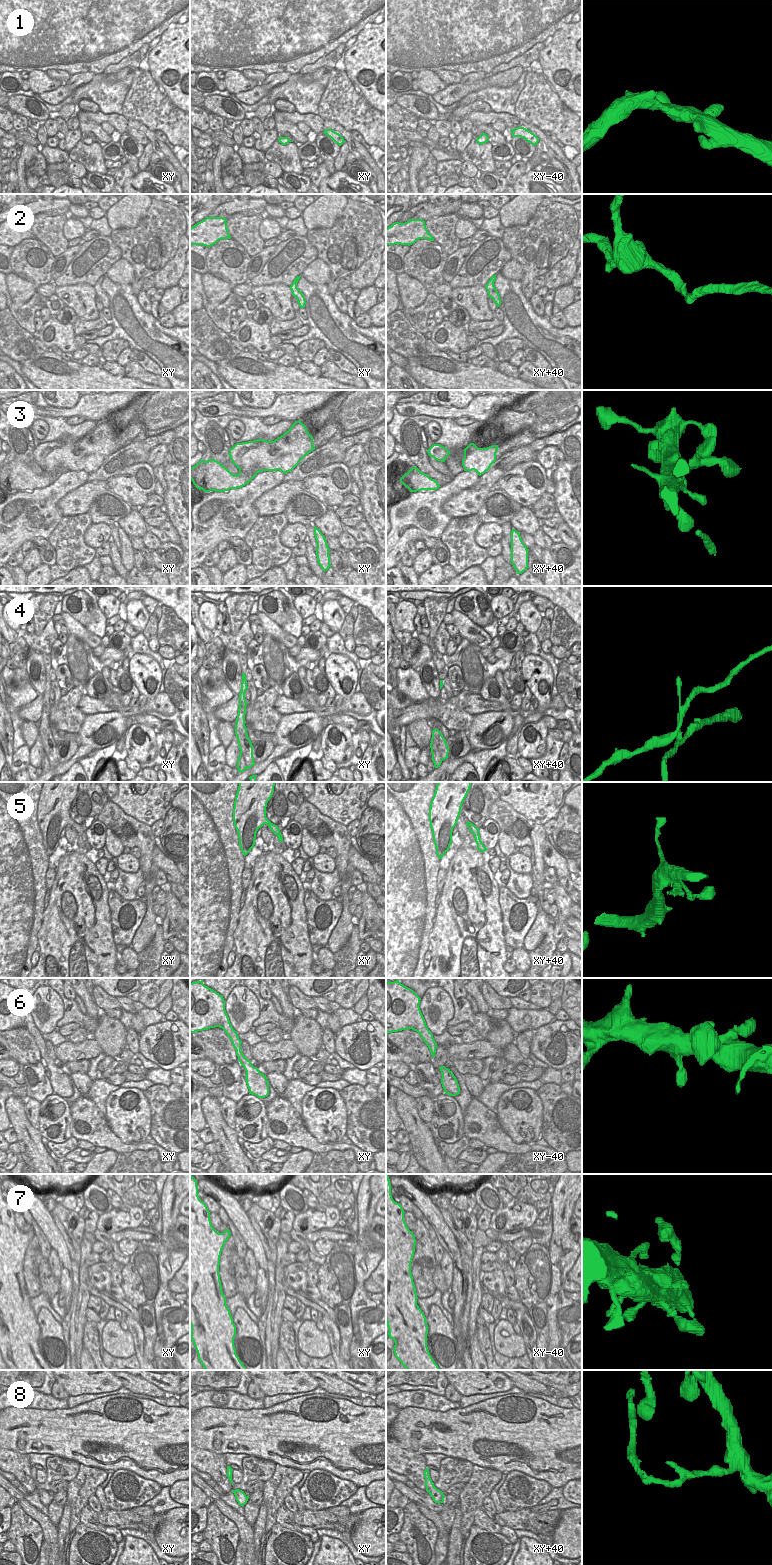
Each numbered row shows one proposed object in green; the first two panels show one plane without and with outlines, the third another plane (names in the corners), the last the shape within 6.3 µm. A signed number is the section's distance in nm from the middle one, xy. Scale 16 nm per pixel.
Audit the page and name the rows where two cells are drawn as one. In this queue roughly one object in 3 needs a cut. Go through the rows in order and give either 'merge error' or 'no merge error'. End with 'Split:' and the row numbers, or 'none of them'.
1: no merge error
2: no merge error
3: no merge error
4: merge error
5: merge error
6: no merge error
7: no merge error
8: merge error
Split: 4, 5, 8

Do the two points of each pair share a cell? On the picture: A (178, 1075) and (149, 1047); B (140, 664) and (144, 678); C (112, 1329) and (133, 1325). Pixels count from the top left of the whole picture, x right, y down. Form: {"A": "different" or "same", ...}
{"A": "different", "B": "same", "C": "different"}

